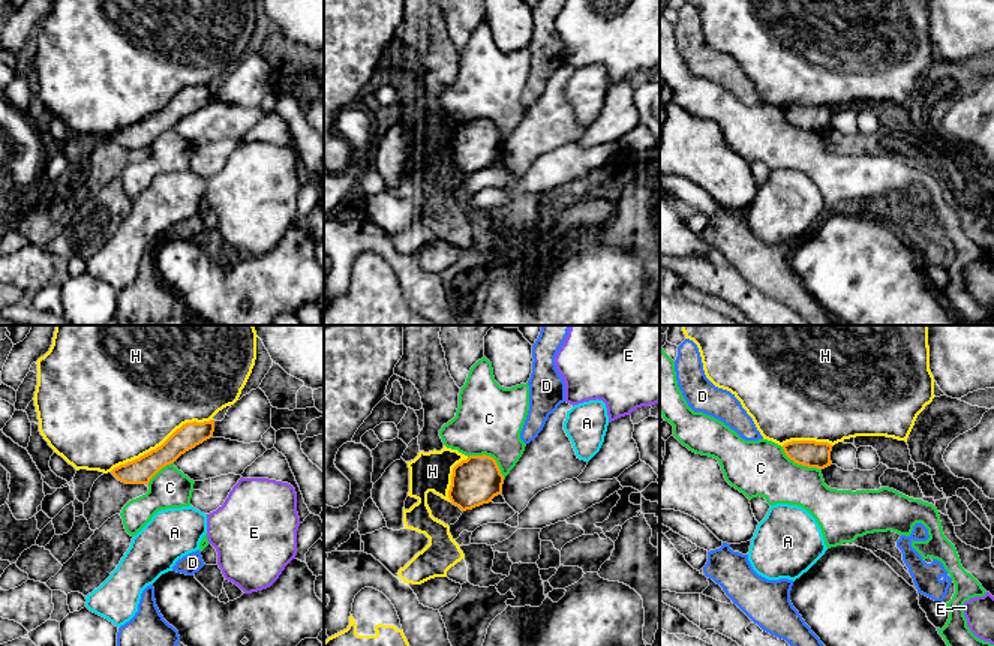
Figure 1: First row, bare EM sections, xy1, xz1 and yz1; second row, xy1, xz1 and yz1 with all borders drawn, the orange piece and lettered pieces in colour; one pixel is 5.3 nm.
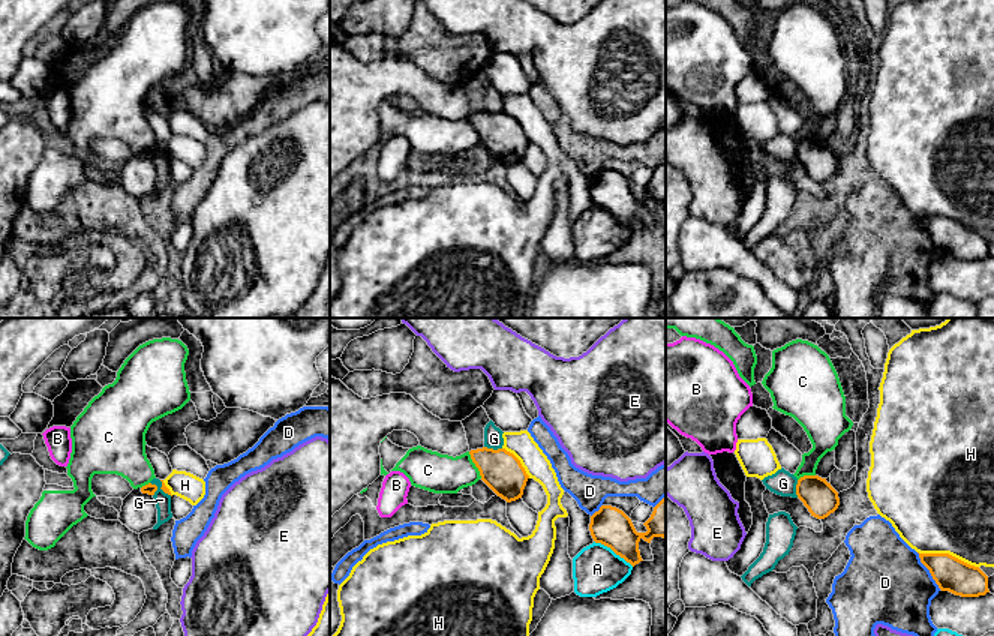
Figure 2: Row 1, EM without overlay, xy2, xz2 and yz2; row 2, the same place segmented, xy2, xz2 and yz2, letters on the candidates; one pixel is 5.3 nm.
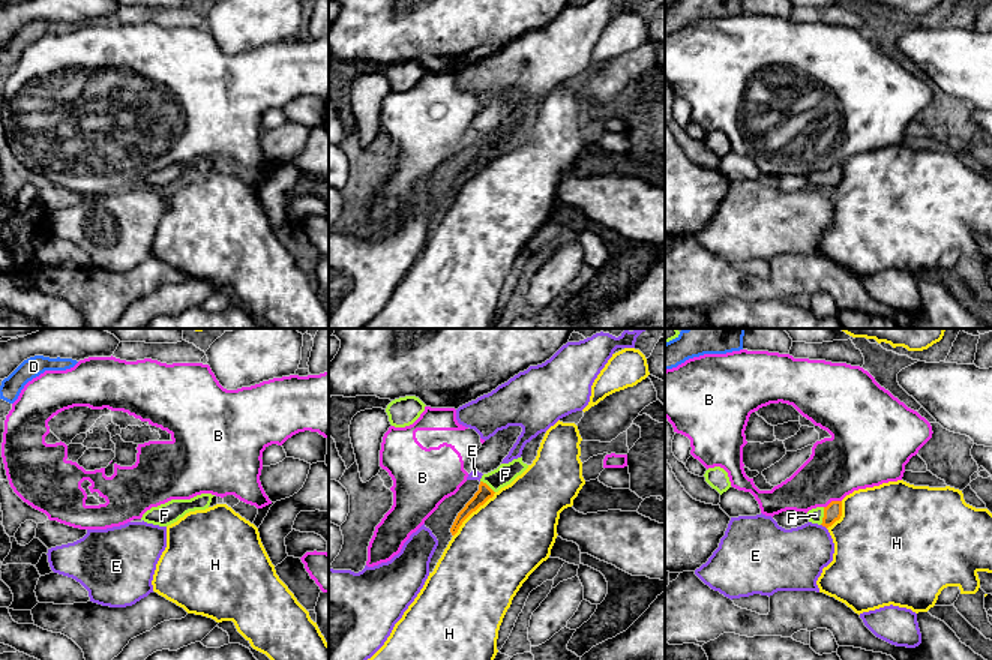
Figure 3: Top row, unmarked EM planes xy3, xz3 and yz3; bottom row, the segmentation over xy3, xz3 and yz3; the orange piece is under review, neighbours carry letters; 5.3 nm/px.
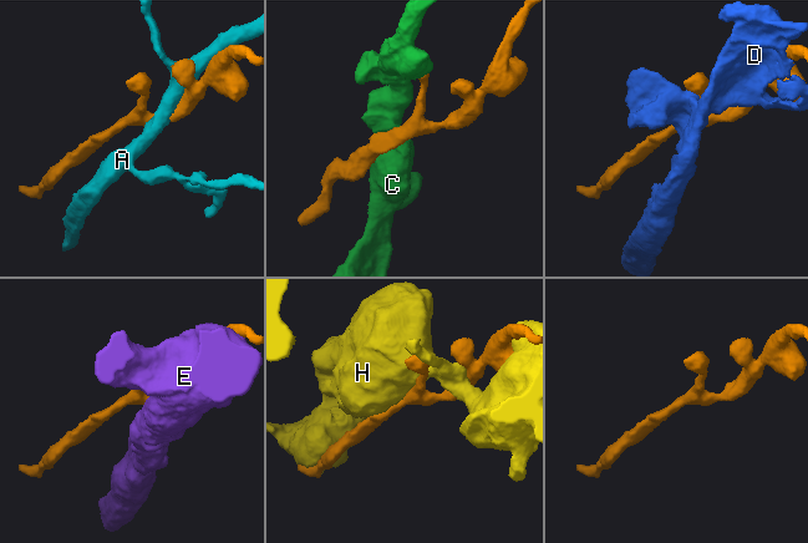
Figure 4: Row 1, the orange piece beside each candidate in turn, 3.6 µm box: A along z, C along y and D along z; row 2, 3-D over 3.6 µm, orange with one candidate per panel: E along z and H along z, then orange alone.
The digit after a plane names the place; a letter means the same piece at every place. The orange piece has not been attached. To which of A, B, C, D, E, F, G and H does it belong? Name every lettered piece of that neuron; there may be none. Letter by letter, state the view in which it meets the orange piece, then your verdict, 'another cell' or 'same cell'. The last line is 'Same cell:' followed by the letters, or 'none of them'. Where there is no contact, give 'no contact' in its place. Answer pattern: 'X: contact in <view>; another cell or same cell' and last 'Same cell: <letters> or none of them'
A: contact in xz2; another cell
B: contact in yz3; another cell
C: contact in xz1; another cell
D: contact in yz2; another cell
E: contact in yz3; another cell
F: contact in yz3; same cell
G: contact in xz2; another cell
H: contact in xy1; another cell
Same cell: F

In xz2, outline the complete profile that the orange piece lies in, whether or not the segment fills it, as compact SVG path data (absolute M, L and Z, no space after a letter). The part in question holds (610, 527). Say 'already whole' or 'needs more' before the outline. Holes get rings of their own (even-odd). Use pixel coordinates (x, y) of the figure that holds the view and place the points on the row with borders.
already whole | M666 496L654 507L651 518L643 524L646 532L637 532L631 519L619 508L601 506L591 516L589 531L595 543L610 548L633 567L642 560L639 542L651 543L654 537L666 538Z

